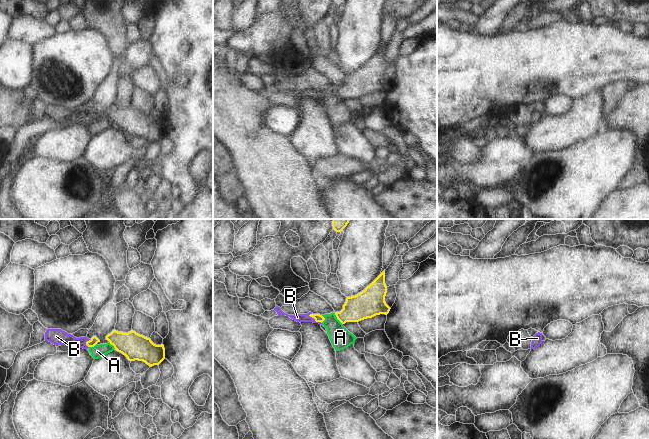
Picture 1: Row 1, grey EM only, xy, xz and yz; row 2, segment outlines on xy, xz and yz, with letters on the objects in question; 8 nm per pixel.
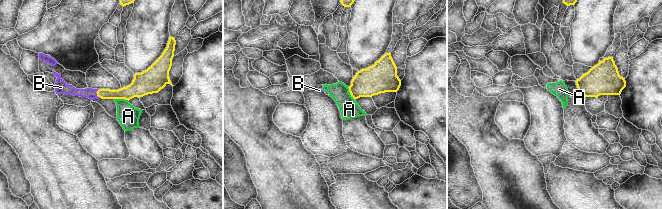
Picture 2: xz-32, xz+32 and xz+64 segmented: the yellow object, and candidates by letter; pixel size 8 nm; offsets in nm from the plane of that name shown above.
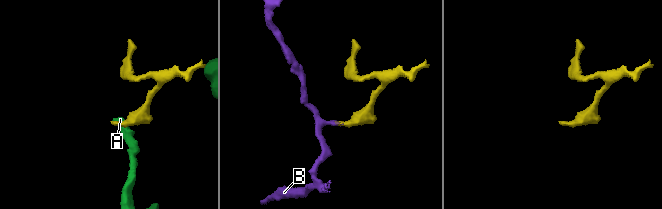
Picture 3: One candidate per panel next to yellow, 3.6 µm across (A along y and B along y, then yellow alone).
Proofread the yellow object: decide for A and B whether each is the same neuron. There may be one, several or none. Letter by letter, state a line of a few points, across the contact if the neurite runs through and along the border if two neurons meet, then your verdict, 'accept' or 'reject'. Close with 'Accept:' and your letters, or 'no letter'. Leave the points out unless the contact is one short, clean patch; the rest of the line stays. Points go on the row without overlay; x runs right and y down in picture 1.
A: line xz (334, 89), (342, 100); reject
B: line xz (318, 94), (315, 96), (311, 93), (297, 93); accept
Accept: B

